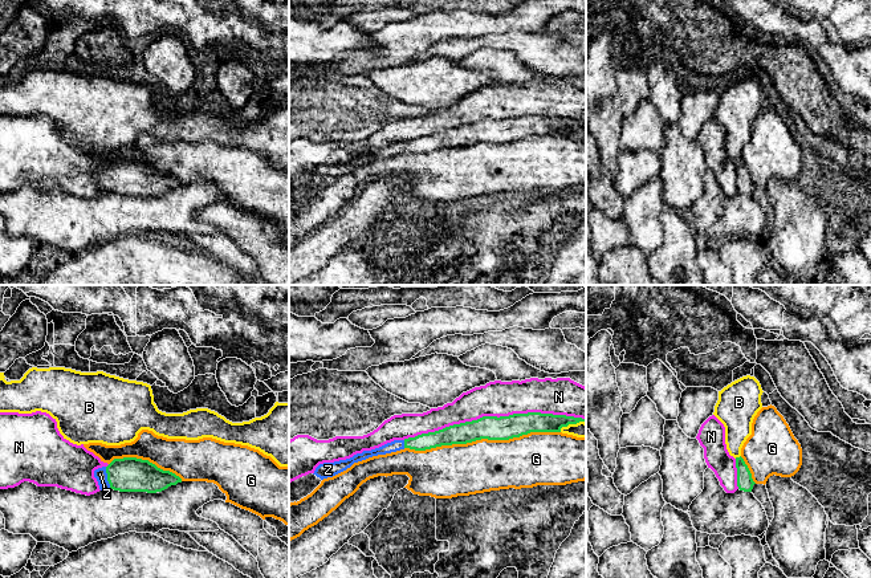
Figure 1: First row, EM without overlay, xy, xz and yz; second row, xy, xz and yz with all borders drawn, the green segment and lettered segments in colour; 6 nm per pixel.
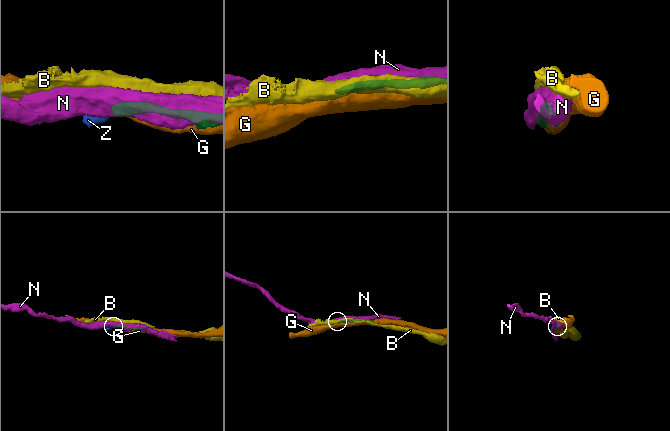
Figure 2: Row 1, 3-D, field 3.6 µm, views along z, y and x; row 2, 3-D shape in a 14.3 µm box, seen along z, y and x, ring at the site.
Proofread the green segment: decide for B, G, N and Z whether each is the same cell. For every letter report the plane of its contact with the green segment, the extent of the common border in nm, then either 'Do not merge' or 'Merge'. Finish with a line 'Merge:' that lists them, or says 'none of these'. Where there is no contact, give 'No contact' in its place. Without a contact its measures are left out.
B: Touches green in xz. Shared border 170 nm. Do not merge
G: Touches green in xz. Shared border 950 nm. Do not merge
N: Touches green in xz. Shared border 1100 nm. Do not merge
Z: Touches green in xy. Shared border 140 nm. Merge
Merge: Z

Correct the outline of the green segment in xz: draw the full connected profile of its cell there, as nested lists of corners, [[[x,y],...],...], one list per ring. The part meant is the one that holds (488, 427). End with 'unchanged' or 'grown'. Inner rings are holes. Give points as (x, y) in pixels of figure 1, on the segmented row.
[[[541,412],[513,414],[509,416],[483,416],[477,420],[453,424],[443,430],[422,434],[404,440],[394,440],[379,448],[363,451],[350,459],[319,464],[313,473],[289,483],[289,504],[310,494],[323,479],[333,477],[354,463],[404,448],[426,451],[441,445],[467,444],[481,439],[509,440],[530,432],[561,432],[562,427],[586,419]]]; grown

